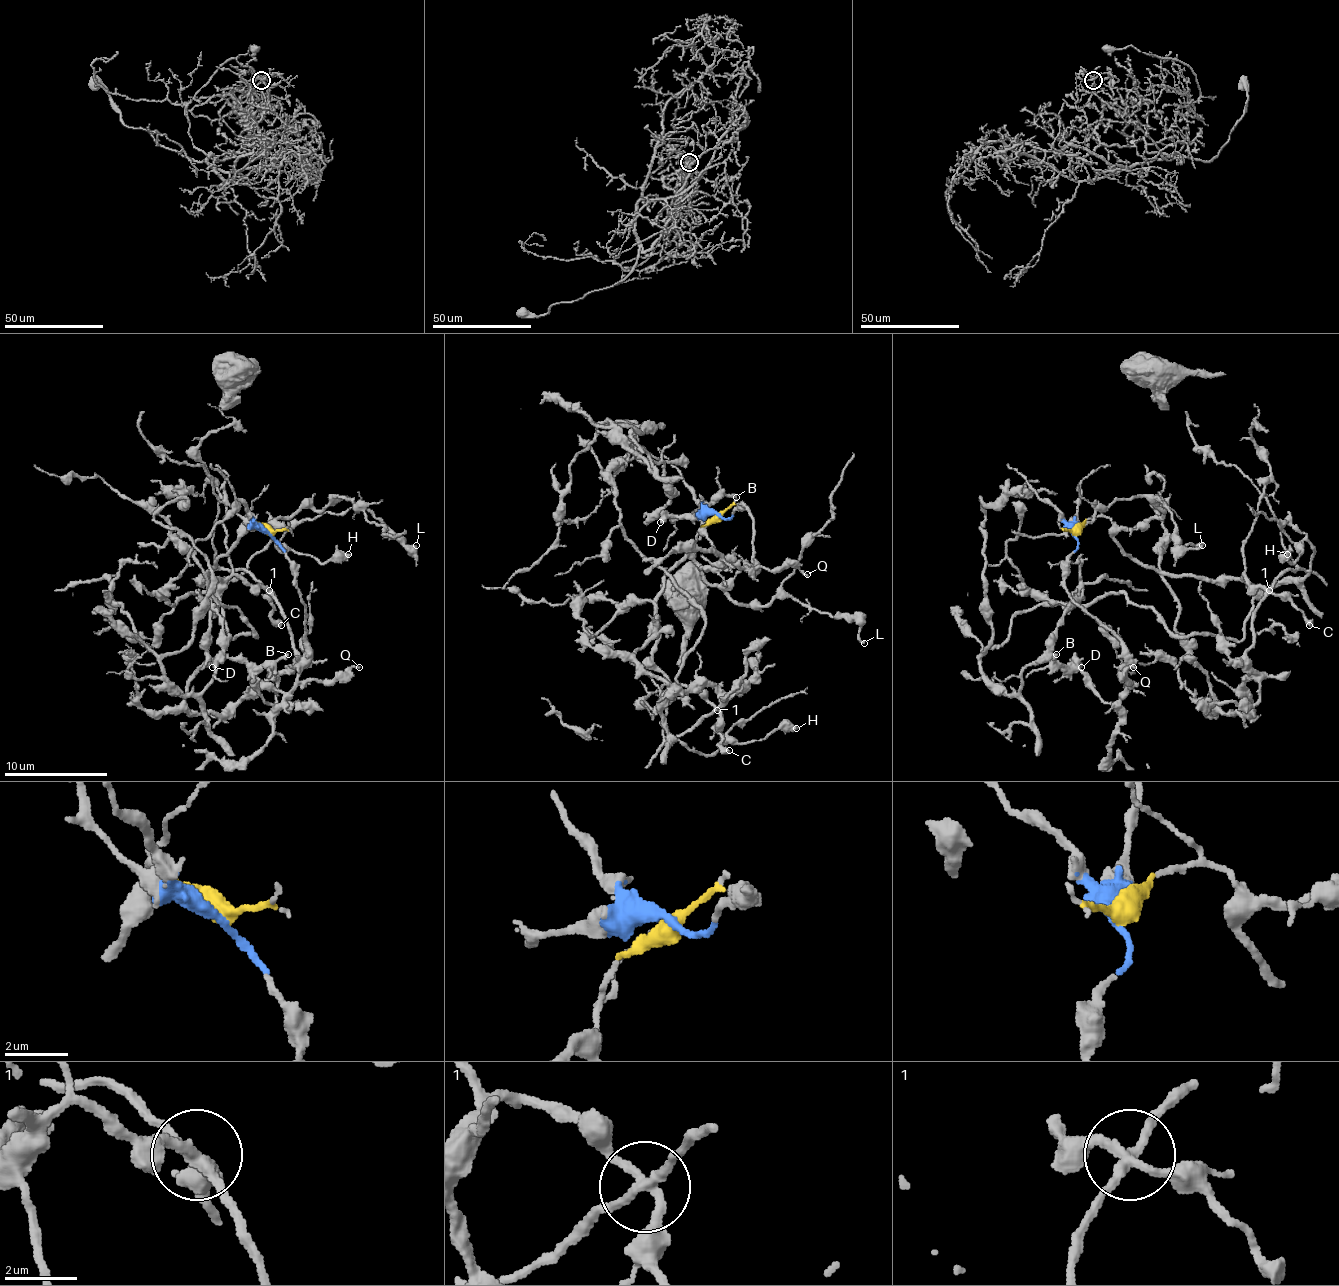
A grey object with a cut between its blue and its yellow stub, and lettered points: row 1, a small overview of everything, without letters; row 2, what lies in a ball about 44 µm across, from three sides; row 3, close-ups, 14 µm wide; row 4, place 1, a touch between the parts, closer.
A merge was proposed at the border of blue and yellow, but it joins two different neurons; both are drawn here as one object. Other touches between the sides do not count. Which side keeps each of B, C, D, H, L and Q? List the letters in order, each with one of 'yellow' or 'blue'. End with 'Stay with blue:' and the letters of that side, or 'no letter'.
B: blue
C: yellow
D: blue
H: yellow
L: yellow
Q: blue
Stay with blue: B, D, Q

